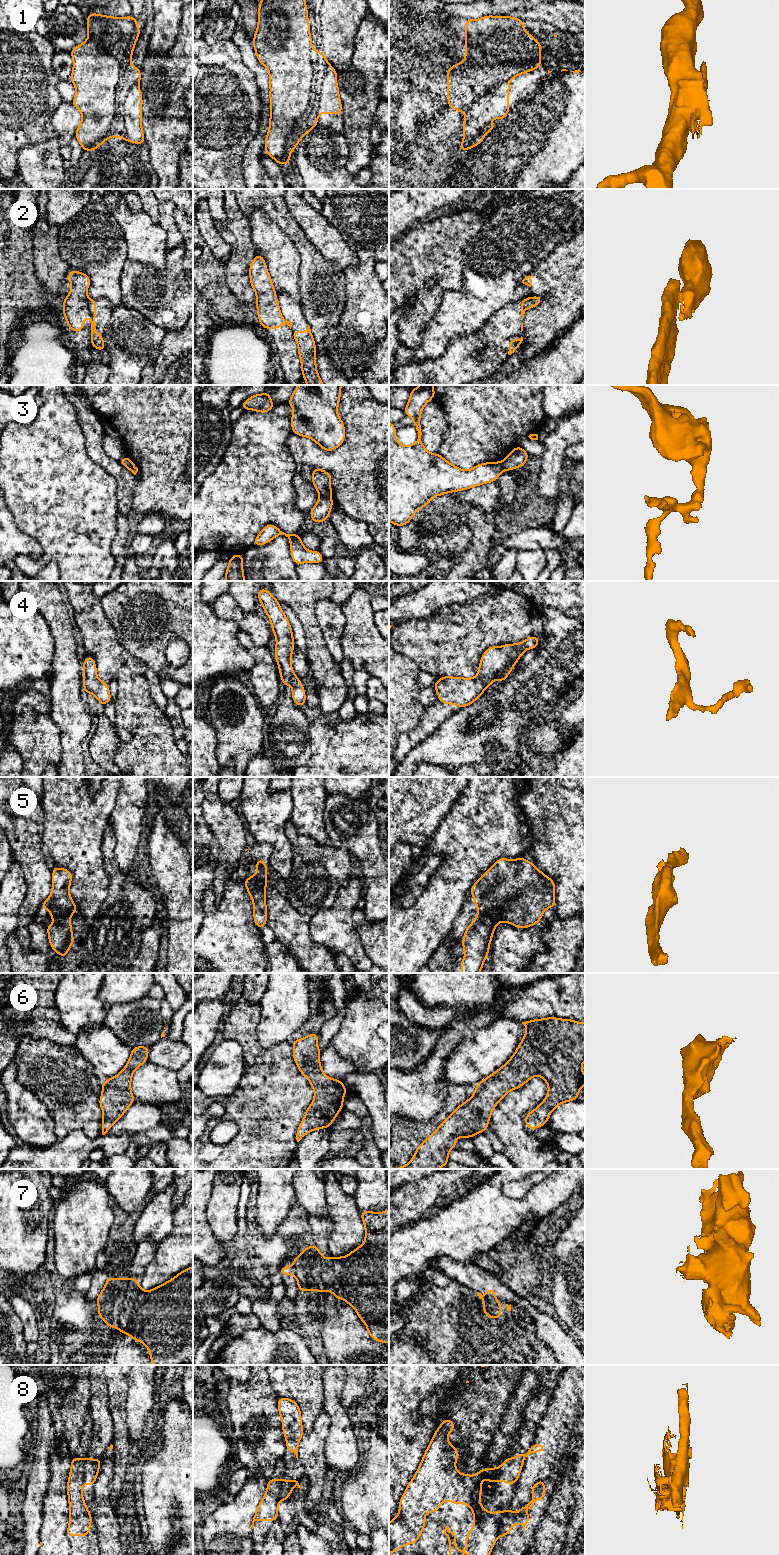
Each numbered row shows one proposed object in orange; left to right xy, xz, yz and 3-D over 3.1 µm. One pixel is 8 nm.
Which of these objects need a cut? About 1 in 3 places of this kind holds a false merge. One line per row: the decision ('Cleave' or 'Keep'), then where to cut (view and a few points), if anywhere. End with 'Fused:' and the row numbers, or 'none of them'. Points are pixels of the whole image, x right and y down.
1: Cleave. Split along xy (137, 84), (127, 94), (124, 104), (124, 121), (129, 140)
2: Cleave. Split along xy (88, 300), (88, 309), (91, 317)
3: Cleave. Split along xz (320, 494), (330, 498)
4: Keep. No split
5: Keep. No split
6: Keep. No split
7: Cleave. Split along xz (292, 1264), (296, 1275)
8: Cleave. Split along yz (480, 1486), (473, 1493), (473, 1509), (480, 1518), (487, 1522)
Fused: 1, 2, 3, 7, 8

